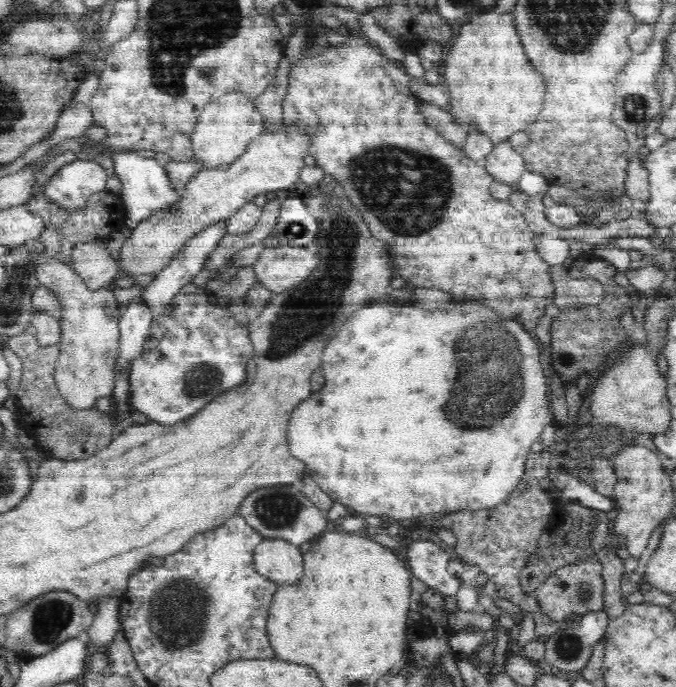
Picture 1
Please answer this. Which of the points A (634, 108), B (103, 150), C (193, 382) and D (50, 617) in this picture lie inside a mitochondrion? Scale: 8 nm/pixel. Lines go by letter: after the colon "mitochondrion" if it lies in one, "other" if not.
A: mitochondrion
B: other
C: mitochondrion
D: mitochondrion

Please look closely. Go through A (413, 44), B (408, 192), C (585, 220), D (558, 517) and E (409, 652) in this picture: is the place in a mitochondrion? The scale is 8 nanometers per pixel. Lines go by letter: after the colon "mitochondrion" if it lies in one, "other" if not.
A: other
B: mitochondrion
C: other
D: other
E: other

